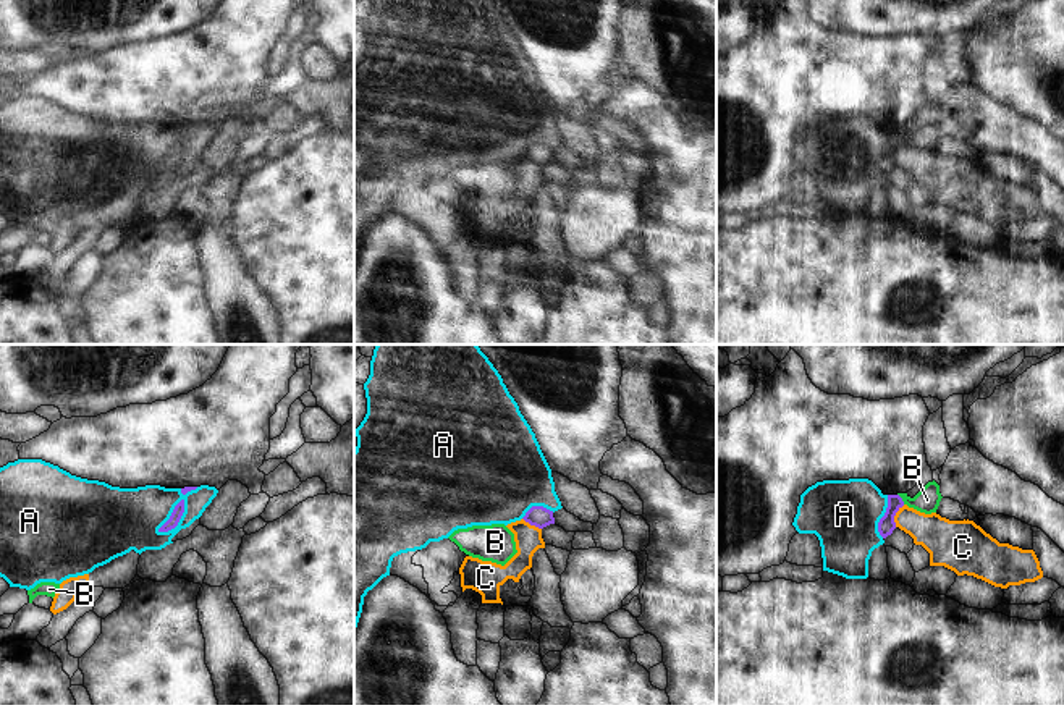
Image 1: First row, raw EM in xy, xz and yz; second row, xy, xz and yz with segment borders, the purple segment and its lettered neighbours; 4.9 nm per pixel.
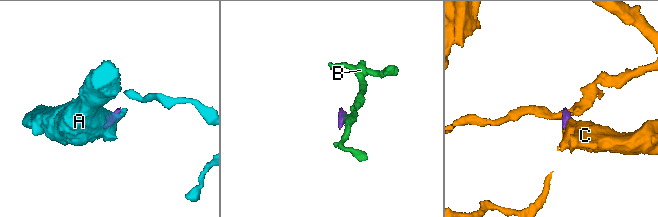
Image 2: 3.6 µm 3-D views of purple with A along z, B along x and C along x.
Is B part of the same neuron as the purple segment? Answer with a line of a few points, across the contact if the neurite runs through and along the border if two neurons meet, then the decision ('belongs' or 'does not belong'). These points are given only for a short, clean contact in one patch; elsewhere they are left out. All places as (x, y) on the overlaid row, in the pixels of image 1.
line yz (898, 493), (904, 503); does not belong

